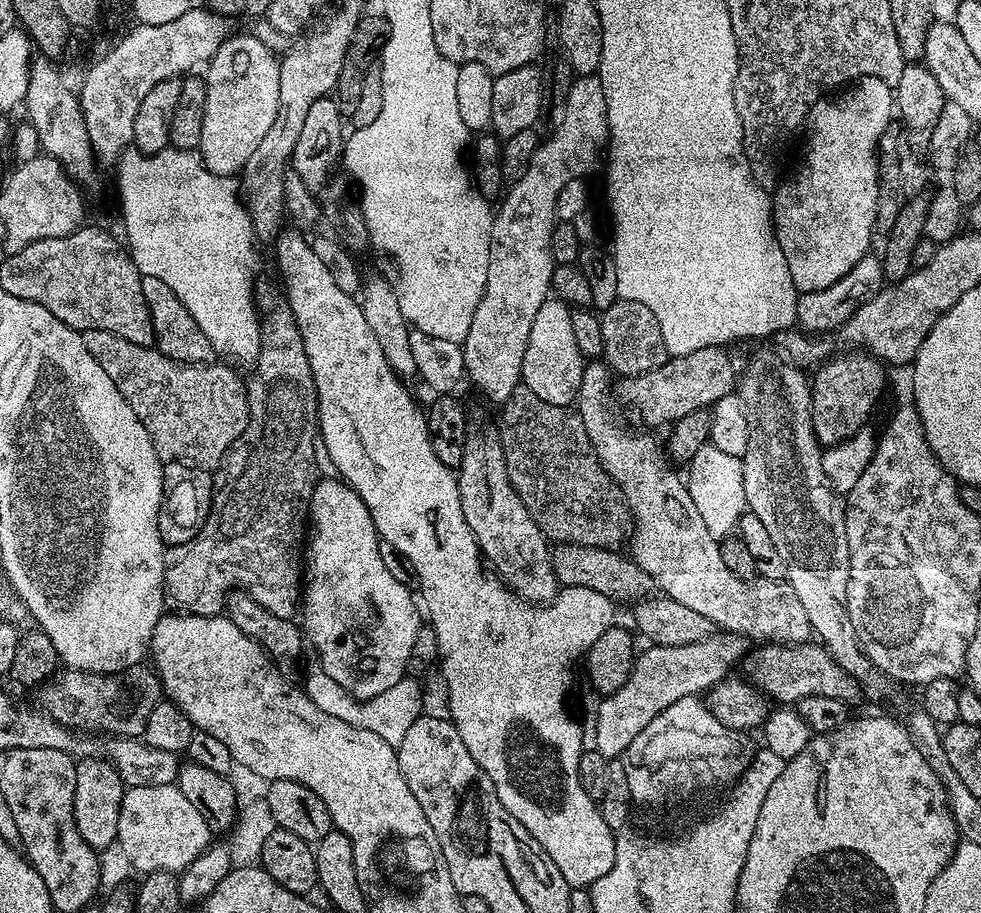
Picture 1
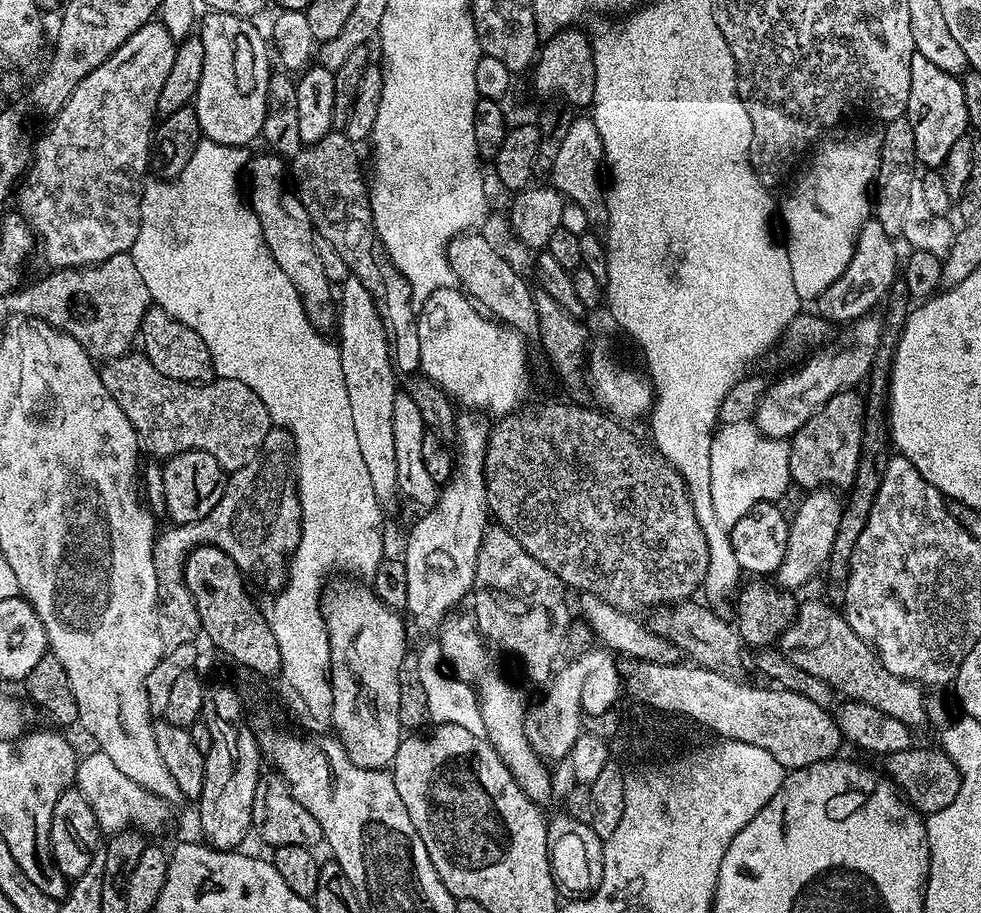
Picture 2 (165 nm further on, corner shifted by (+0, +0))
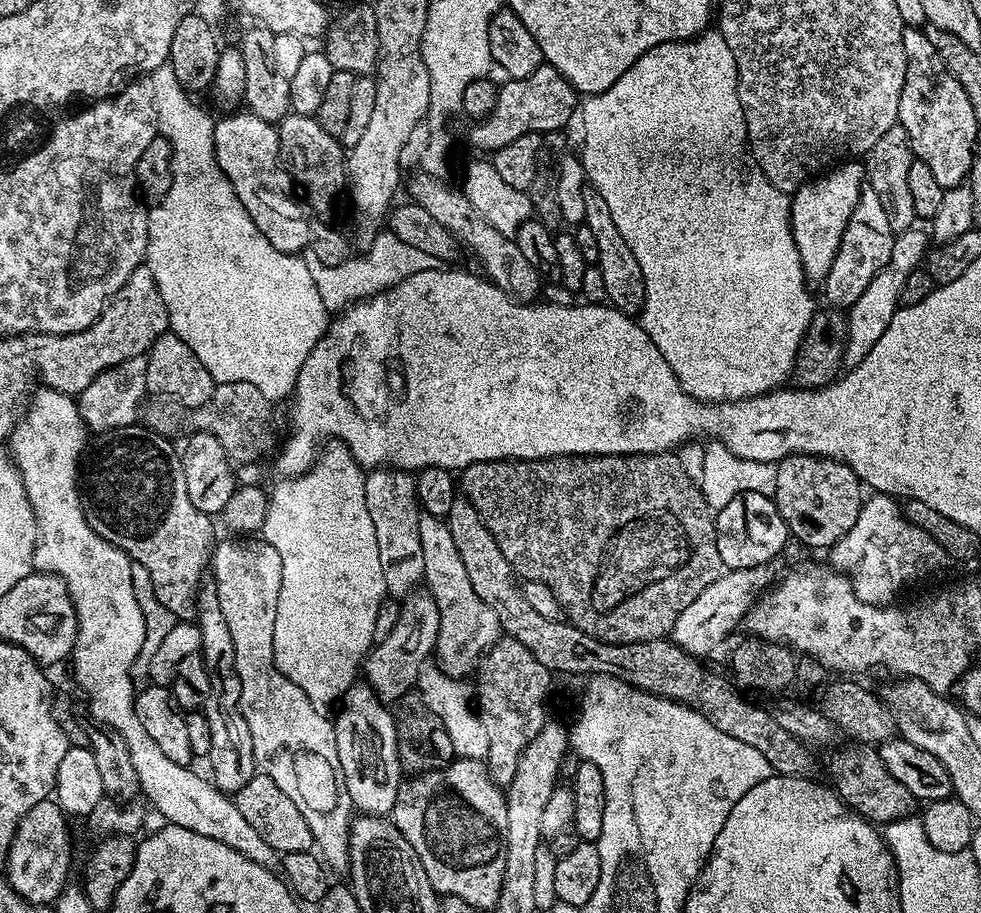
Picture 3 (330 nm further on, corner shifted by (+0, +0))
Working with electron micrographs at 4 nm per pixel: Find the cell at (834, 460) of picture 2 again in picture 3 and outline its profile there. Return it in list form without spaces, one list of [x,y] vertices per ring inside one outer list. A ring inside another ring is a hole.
[[[788,456],[776,464],[774,499],[793,541],[801,540],[808,548],[828,550],[858,522],[866,492],[854,470],[841,460],[825,456]]]

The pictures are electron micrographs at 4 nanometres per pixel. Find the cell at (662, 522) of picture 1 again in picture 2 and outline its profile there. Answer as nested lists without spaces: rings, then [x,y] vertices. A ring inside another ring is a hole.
[[[808,600],[805,603],[803,601],[797,609],[796,623],[780,636],[778,647],[790,663],[826,681],[837,695],[842,694],[841,697],[845,699],[864,701],[870,706],[878,706],[882,714],[890,714],[890,718],[898,718],[898,722],[909,726],[925,723],[925,689],[912,680],[903,680],[890,674],[890,670],[886,670],[886,666],[877,658],[872,648],[855,634],[839,609],[834,610],[820,600]]]

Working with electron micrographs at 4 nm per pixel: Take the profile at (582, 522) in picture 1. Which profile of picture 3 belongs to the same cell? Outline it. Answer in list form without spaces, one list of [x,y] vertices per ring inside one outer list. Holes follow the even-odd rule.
[[[659,452],[645,456],[551,456],[548,460],[491,460],[478,462],[463,469],[458,476],[458,488],[463,499],[469,500],[478,510],[486,530],[494,534],[506,562],[524,580],[542,582],[554,590],[561,609],[566,613],[568,623],[578,630],[590,634],[607,644],[633,644],[647,640],[662,640],[671,633],[674,622],[710,582],[720,577],[724,568],[722,558],[718,558],[716,541],[716,521],[713,509],[708,507],[706,498],[700,492],[700,485],[692,480],[683,469],[679,455]]]

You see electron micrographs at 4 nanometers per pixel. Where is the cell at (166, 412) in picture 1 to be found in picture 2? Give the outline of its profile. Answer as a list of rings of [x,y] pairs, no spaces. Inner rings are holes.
[[[140,350],[107,361],[100,368],[100,377],[126,418],[130,418],[143,447],[159,458],[202,450],[214,454],[225,473],[231,474],[256,459],[265,447],[268,431],[274,428],[262,398],[250,386],[219,378],[209,384],[178,382],[178,378],[166,378],[166,374],[154,370]]]

